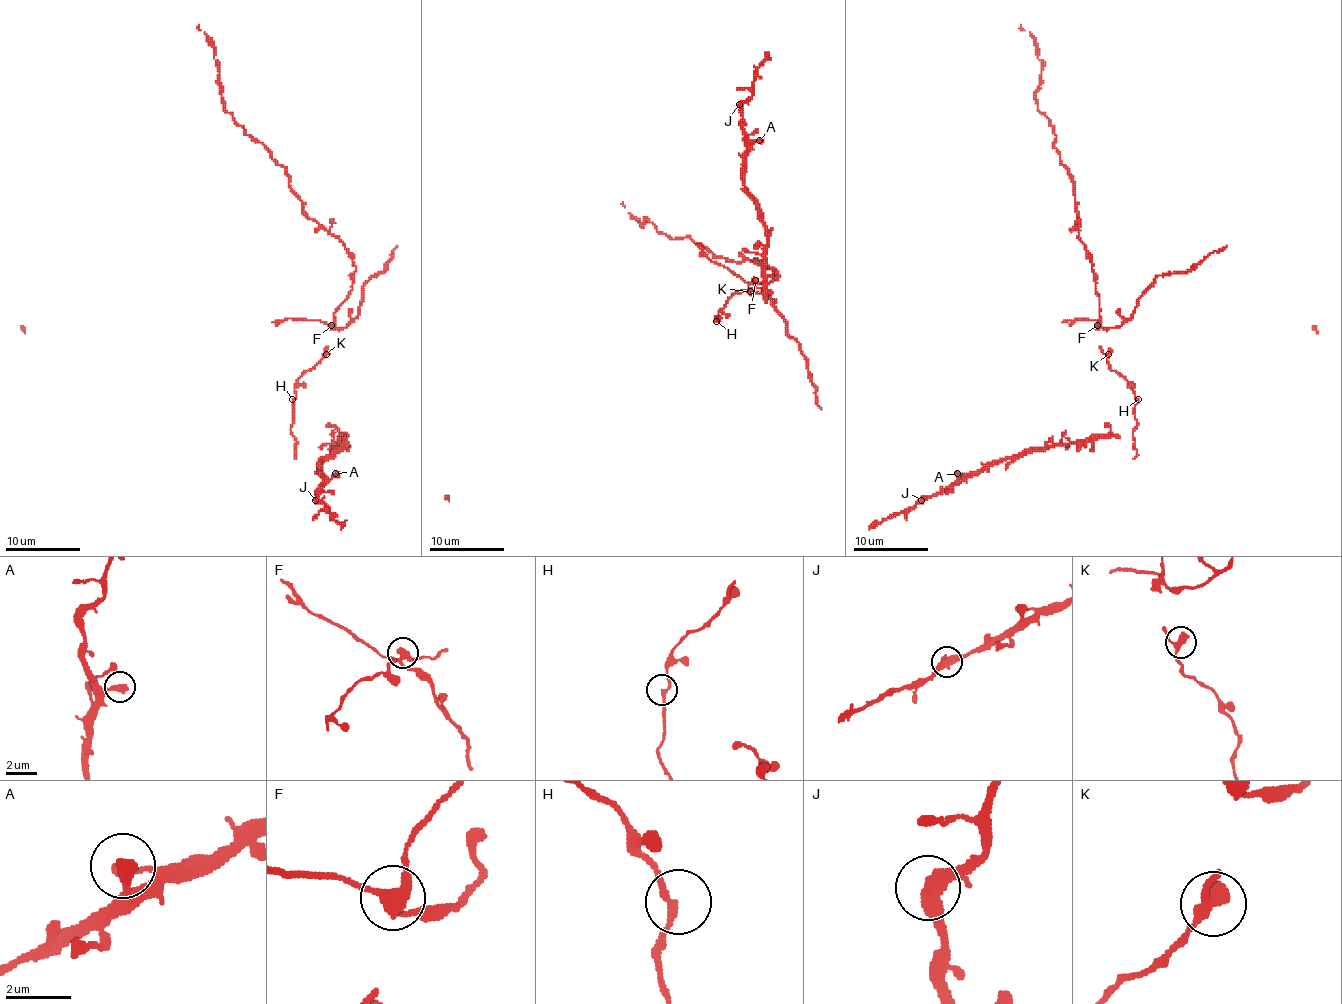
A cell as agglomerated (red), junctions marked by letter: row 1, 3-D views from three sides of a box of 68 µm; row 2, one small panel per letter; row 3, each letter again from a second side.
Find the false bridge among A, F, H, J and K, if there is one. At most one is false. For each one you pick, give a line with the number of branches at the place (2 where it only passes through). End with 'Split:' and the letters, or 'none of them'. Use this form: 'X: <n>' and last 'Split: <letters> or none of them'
F: 3
Split: F

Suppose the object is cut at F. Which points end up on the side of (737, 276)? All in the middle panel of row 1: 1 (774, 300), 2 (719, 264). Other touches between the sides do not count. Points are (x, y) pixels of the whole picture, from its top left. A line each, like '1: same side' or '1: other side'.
1: same side
2: same side

